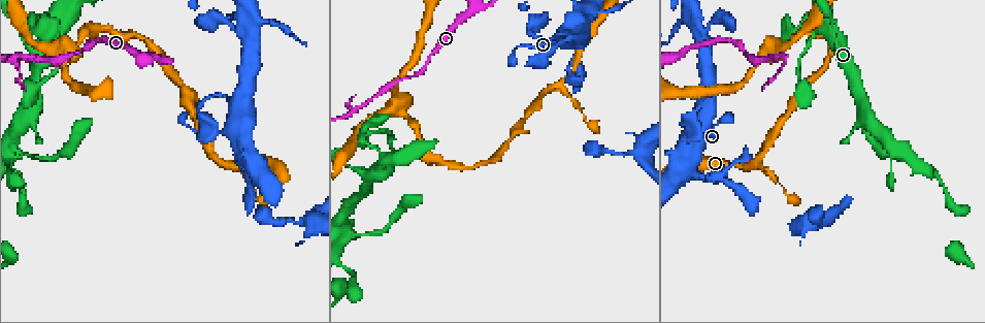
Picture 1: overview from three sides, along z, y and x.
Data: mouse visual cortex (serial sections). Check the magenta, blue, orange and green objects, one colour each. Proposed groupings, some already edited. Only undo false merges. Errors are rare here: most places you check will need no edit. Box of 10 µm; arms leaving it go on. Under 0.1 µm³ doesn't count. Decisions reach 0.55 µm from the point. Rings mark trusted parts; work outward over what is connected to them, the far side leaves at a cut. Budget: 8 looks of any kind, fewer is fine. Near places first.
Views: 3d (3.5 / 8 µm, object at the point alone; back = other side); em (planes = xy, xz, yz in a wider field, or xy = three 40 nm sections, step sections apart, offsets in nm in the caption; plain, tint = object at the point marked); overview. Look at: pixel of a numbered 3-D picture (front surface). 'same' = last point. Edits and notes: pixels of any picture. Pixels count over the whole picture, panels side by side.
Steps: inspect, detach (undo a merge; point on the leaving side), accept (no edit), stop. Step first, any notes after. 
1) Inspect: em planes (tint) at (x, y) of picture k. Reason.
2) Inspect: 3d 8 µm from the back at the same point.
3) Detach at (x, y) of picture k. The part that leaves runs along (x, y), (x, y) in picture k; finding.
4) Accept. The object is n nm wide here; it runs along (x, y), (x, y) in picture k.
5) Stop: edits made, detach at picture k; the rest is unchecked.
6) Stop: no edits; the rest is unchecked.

Inspect: 3d 3.5 µm at (696, 108) of picture 1. Sudden change in width.

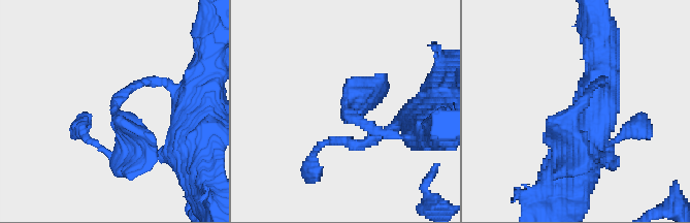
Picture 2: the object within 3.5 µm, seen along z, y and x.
Inspect: em xy step 1 (tint) at (115, 106) of picture 2.

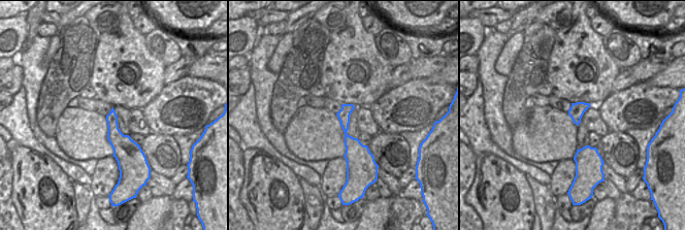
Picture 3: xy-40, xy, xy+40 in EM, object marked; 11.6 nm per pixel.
Inspect: em planes (tint) at the same point. Cut it another way.

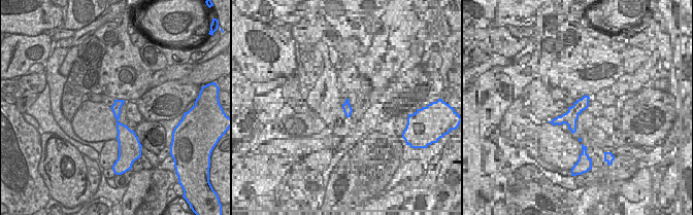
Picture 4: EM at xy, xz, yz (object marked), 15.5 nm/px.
Accept. The object is 140 nm wide here; it runs along (604, 83), (565, 121), (565, 165) in picture 2; one cell here.

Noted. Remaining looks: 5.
Inspect: 3d 3.5 µm from the back at (596, 16) of picture 1. Three arms meet.

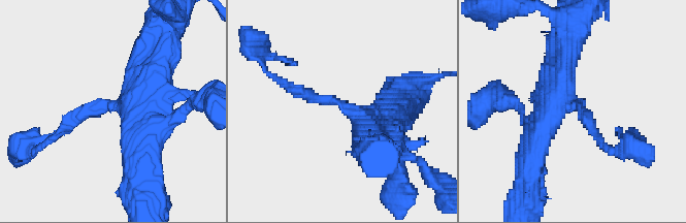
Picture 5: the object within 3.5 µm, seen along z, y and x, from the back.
Inspect: em xy step 3 (tint) at (115, 104) of picture 5. 3 arms meet here; the arms are 200, 400, 450 nm wide; need the tissue.

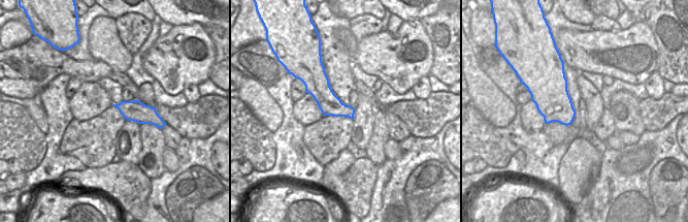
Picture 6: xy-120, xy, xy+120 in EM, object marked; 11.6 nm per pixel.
Accept. It runs along (373, 147), (351, 112), (288, 86) in picture 5; one cell here.

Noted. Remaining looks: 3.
Inspect: 3d 3.5 µm from the back at (22, 55) of picture 1.

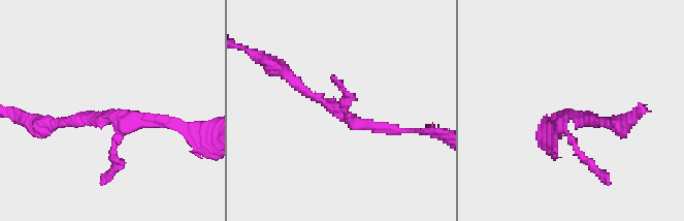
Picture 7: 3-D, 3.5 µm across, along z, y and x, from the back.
Accept. It runs along (55, 123), (118, 117), (115, 164) in picture 7; continuous, no second cell.

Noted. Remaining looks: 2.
Stop: no edits; the rest is unchecked.

